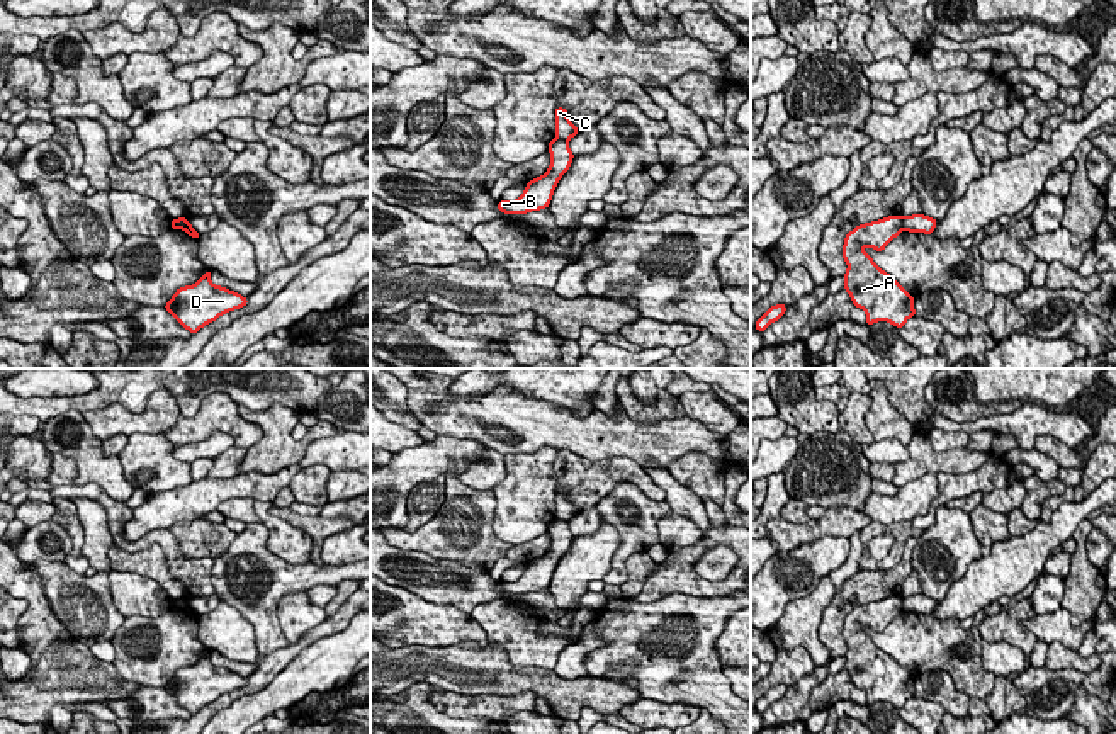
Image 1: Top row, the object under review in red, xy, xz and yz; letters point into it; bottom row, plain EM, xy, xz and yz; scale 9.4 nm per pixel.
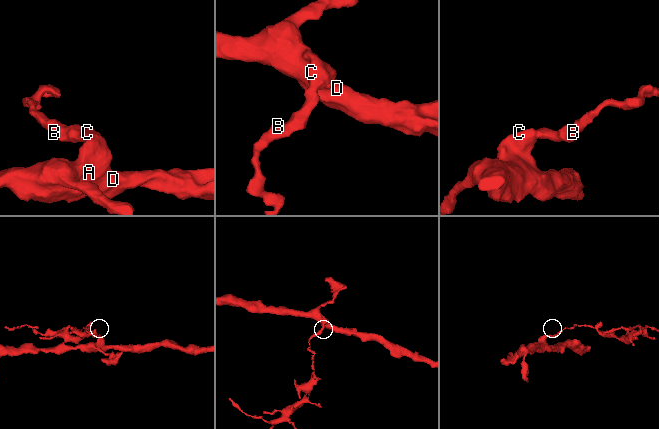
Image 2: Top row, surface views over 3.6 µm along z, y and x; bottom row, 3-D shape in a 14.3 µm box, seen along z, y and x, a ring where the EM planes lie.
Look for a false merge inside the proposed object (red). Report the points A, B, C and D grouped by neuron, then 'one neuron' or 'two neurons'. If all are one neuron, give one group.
A C D / B | two neurons

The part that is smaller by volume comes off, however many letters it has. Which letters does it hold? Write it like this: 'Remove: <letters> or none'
Remove: B

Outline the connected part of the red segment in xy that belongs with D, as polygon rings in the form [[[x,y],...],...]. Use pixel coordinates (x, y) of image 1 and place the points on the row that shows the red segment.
[[[207,270],[194,285],[177,289],[165,309],[190,333],[212,323],[221,314],[248,304],[248,299],[211,282]]]

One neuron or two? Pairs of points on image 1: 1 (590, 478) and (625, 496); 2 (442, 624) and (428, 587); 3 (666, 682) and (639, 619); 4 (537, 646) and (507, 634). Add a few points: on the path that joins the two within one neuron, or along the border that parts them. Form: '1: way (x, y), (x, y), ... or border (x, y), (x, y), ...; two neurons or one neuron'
1: border (651, 498), (631, 483), (617, 483), (595, 505); two neurons
2: border (400, 587), (428, 602), (450, 604), (469, 614); two neurons
3: way (654, 666), (636, 648), (639, 634); one neuron
4: way (530, 646), (513, 634); one neuron

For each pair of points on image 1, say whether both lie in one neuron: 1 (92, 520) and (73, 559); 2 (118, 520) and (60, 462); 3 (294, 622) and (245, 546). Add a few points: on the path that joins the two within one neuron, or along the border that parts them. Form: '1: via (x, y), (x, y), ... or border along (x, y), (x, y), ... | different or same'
1: border along (73, 502), (82, 527), (82, 554), (90, 564) | different
2: border along (73, 483), (53, 488) | different
3: border along (306, 590), (287, 593), (277, 605), (287, 639) | different

